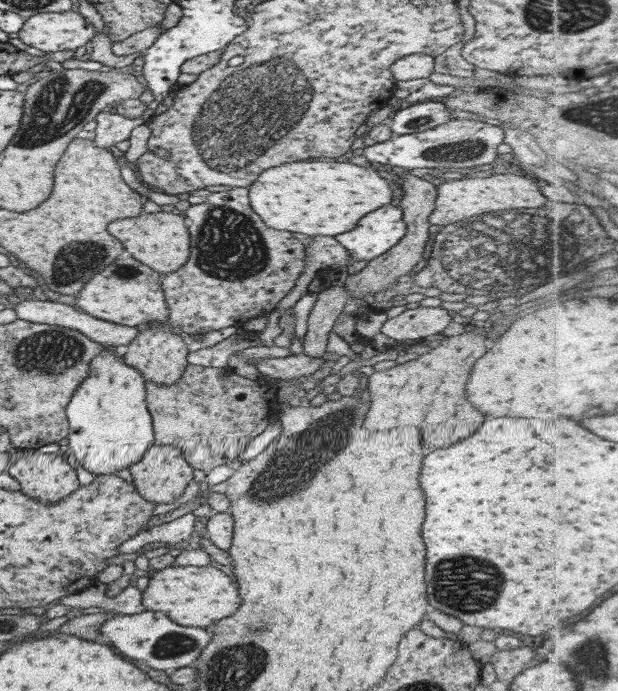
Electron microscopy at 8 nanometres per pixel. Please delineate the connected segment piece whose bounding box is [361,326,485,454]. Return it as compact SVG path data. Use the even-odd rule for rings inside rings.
M475 326L466 327L461 334L443 337L439 345L431 348L425 355L396 364L383 371L371 372L368 375L367 393L369 410L365 412L363 426L365 430L399 430L399 426L407 426L407 430L419 430L419 442L423 442L423 452L429 454L433 448L443 448L455 444L469 434L473 434L483 414L473 410L469 402L465 402L465 380L473 362L483 356L481 348L483 332L475 330Z

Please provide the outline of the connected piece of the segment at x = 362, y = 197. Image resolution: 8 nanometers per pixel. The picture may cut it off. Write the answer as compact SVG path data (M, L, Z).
M291 162L269 170L263 170L259 178L247 186L247 197L251 210L263 221L265 226L275 230L287 230L312 236L340 235L353 230L363 214L377 210L379 206L391 204L393 186L391 181L382 178L377 171L345 162Z

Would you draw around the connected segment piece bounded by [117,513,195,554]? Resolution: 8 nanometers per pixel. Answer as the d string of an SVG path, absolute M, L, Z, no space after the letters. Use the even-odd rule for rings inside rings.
M187 513L167 524L161 524L145 531L139 531L119 544L119 554L131 554L141 550L142 546L151 542L163 542L165 544L177 544L183 540L189 540L195 526L195 516Z

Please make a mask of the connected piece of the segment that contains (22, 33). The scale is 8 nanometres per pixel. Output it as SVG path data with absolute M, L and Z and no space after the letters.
M69 9L56 13L49 10L24 19L16 33L25 46L44 53L74 52L80 46L88 47L95 28L77 11Z

